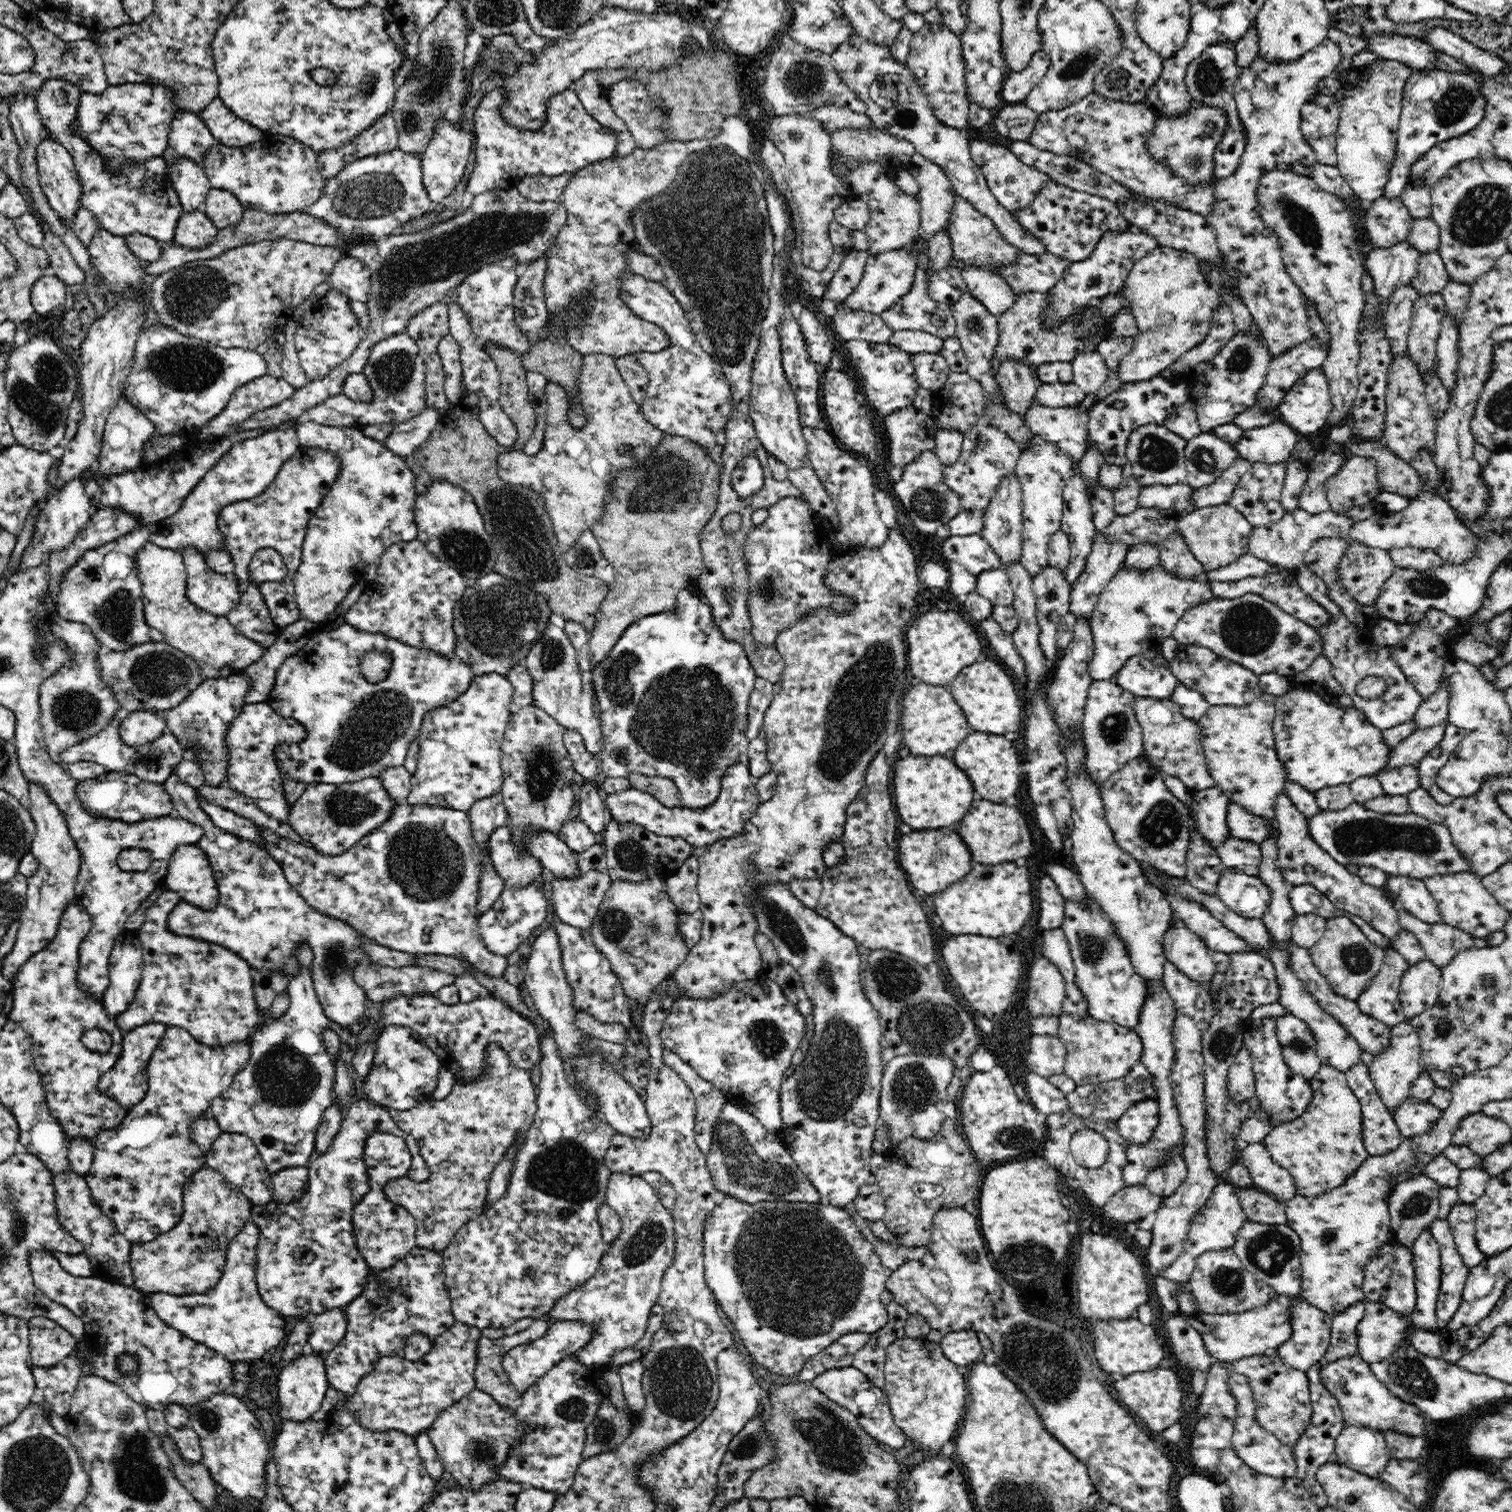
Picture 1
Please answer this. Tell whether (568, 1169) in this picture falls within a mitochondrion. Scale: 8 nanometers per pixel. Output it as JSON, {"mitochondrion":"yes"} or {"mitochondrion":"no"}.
{"mitochondrion":"yes"}

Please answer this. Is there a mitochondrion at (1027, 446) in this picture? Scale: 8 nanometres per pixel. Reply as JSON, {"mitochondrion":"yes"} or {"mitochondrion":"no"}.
{"mitochondrion":"no"}

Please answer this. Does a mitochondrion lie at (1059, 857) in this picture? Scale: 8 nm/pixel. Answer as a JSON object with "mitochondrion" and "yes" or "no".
{"mitochondrion":"no"}

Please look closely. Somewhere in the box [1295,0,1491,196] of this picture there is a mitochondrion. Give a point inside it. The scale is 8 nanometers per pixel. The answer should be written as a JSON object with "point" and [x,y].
{"point":[1455,103]}

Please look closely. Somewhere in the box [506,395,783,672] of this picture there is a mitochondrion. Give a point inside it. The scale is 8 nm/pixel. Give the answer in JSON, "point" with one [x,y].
{"point":[670,479]}

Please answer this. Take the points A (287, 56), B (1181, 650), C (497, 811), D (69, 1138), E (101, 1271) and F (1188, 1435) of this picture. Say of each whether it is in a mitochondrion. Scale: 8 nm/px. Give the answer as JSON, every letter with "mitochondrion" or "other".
{"A":"other","B":"other","C":"other","D":"other","E":"other","F":"other"}

